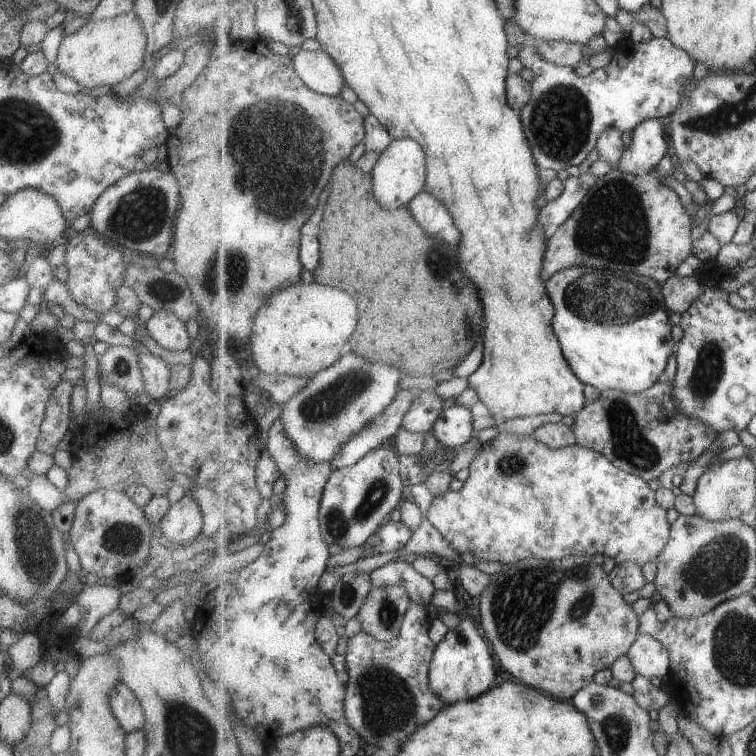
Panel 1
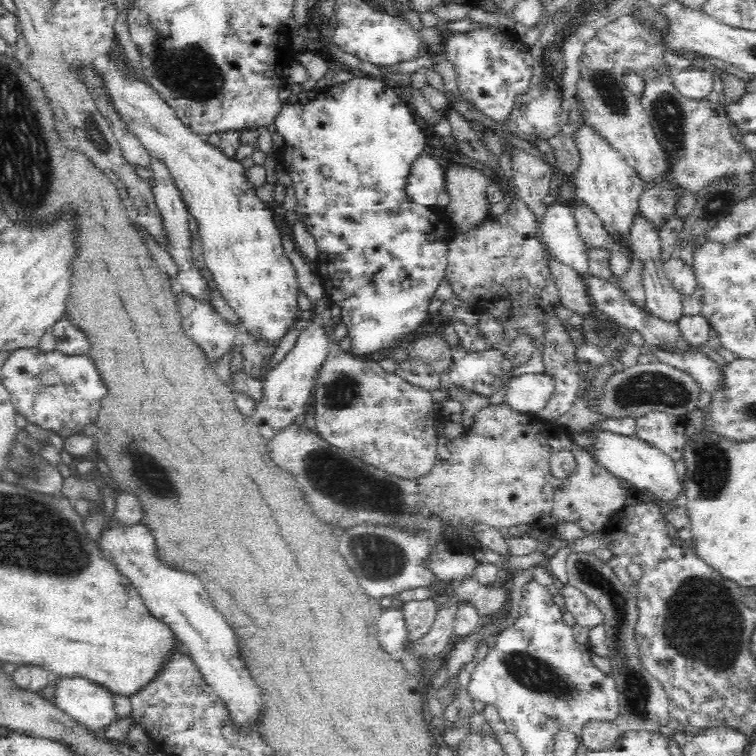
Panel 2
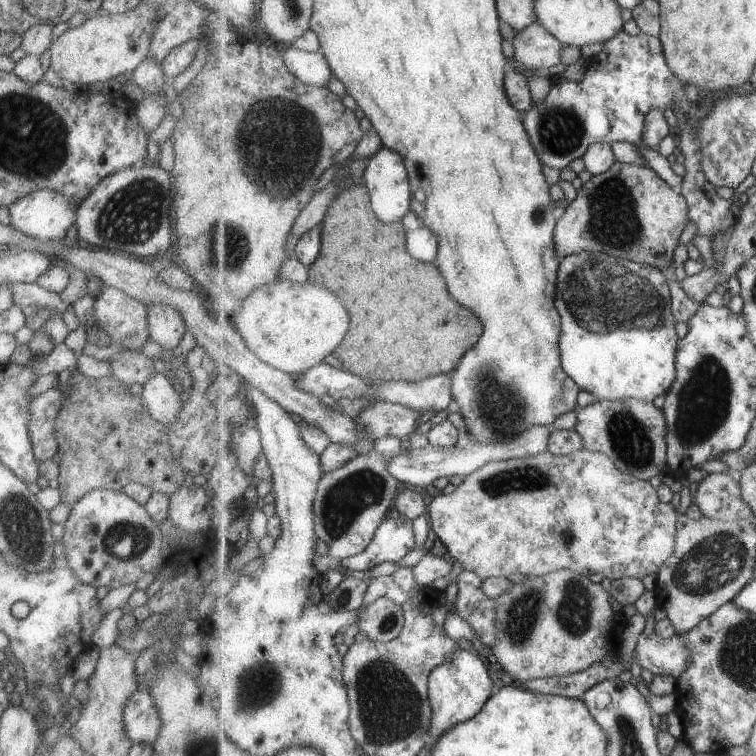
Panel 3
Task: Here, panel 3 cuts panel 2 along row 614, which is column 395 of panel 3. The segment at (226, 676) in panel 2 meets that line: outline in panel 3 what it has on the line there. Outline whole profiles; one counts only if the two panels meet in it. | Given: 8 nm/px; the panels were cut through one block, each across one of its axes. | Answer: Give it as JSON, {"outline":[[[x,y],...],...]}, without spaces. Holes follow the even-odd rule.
{"outline":[[[383,146],[371,158],[369,166],[364,172],[364,180],[366,187],[370,190],[372,208],[375,210],[377,218],[393,224],[409,212],[412,204],[412,184],[405,159],[397,151]]]}

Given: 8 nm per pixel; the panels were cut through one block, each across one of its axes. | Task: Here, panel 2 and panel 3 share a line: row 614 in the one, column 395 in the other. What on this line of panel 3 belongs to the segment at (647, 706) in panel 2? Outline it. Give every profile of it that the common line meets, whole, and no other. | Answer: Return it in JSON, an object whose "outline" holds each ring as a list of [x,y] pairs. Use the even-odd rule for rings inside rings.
{"outline":[[[381,597],[361,608],[355,626],[367,634],[367,638],[388,643],[395,640],[404,629],[406,613],[404,606],[397,601]]]}

